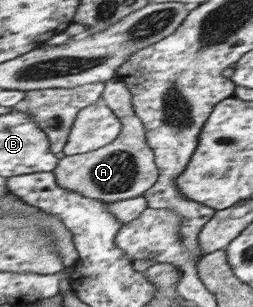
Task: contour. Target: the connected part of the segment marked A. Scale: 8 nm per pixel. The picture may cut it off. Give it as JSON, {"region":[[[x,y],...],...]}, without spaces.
{"region":[[[118,79],[106,84],[104,99],[118,113],[124,124],[122,135],[109,146],[87,154],[63,157],[54,170],[63,188],[85,194],[88,198],[109,203],[140,198],[158,182],[159,169],[154,149],[148,143],[147,126],[134,106],[134,95],[128,85]]]}

